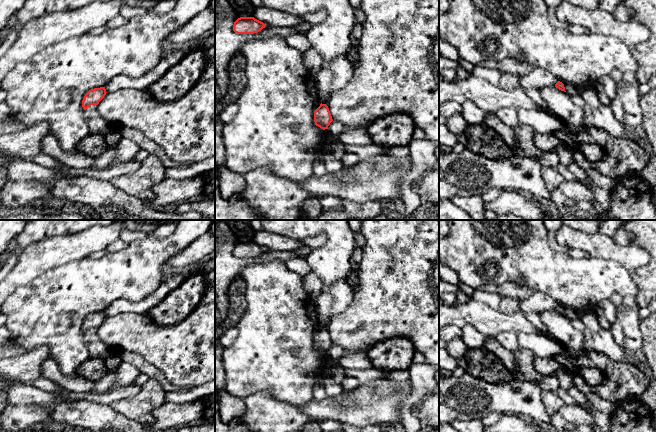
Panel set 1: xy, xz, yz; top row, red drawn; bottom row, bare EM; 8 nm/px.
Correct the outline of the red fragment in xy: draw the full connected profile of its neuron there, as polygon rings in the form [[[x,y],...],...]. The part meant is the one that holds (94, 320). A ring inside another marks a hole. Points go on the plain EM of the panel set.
[[[105,311],[94,312],[89,314],[82,324],[83,333],[86,334],[91,329],[98,329],[99,326],[104,322],[106,317],[107,316]]]

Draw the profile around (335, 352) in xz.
[[[332,345],[330,347],[330,349],[328,350],[328,355],[334,362],[341,357],[343,357],[345,355],[350,355],[350,354],[354,354],[354,353],[352,351],[348,351],[348,350],[341,348],[339,346],[336,346],[336,345]]]

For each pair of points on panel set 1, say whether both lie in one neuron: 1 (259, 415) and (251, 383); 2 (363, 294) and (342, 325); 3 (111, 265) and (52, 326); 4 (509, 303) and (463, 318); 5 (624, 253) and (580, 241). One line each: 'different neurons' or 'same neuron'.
1: different neurons
2: same neuron
3: same neuron
4: different neurons
5: same neuron

